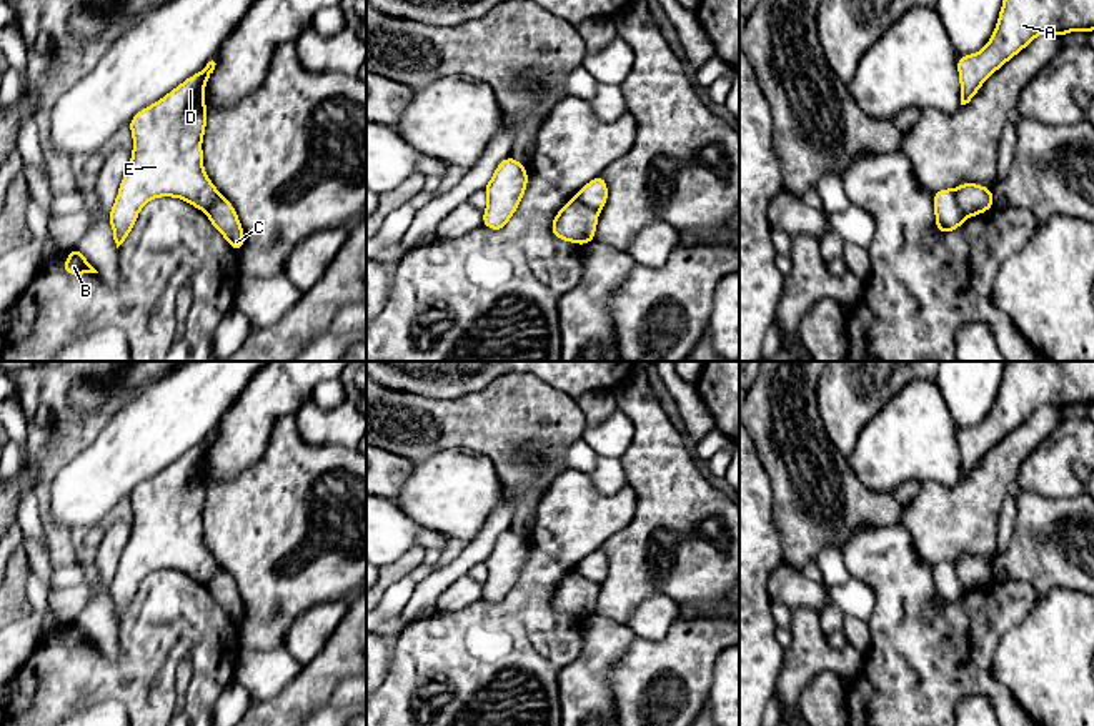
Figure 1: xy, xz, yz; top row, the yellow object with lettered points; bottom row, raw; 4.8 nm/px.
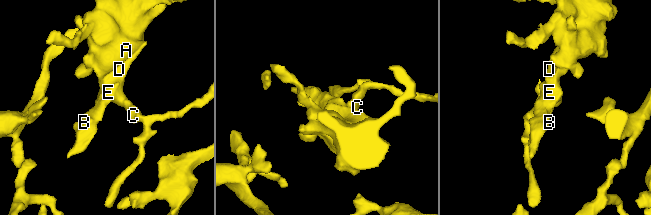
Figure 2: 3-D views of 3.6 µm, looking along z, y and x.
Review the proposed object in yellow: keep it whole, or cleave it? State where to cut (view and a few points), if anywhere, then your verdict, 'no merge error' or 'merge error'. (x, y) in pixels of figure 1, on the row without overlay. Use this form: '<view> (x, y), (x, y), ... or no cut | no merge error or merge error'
yz (951, 563), (956, 576), (968, 588) | merge error

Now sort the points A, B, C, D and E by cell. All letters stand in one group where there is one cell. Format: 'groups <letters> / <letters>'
groups A B D E / C

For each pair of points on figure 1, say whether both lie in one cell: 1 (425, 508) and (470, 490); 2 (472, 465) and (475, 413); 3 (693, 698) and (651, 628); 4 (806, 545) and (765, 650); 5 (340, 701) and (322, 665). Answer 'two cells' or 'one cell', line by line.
1: one cell
2: two cells
3: two cells
4: two cells
5: two cells

